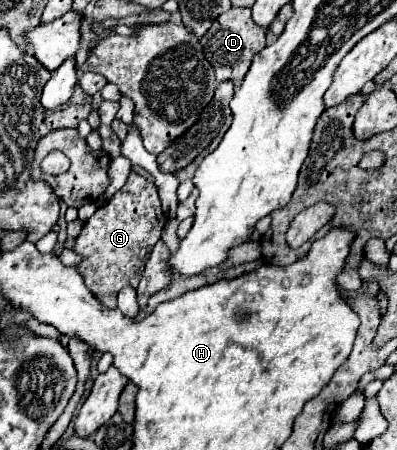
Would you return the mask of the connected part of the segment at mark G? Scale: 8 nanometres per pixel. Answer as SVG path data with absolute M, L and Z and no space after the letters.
M130 172L126 184L112 196L112 200L98 208L96 214L84 222L84 228L74 244L74 252L82 256L82 262L76 266L76 270L84 278L86 288L102 306L110 310L116 308L116 294L120 288L138 286L146 258L158 242L166 220L168 218L160 208L156 186L144 176Z

